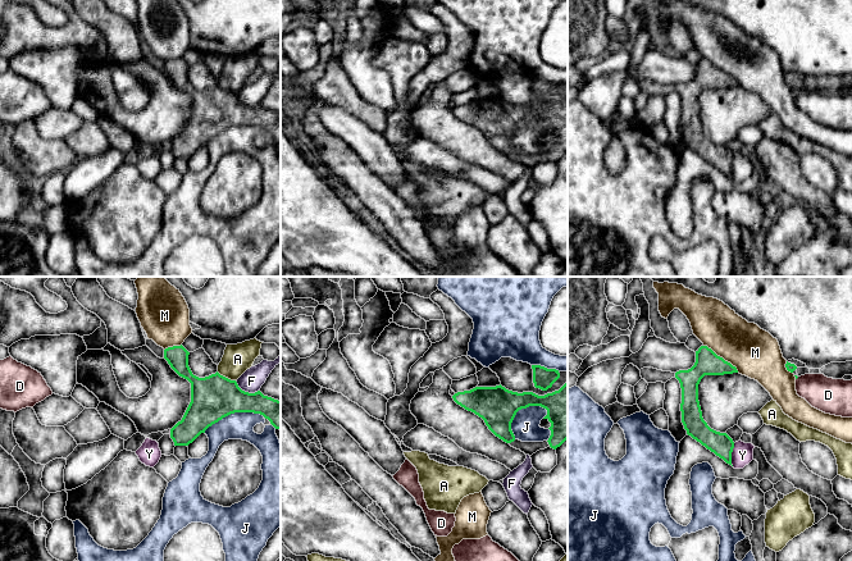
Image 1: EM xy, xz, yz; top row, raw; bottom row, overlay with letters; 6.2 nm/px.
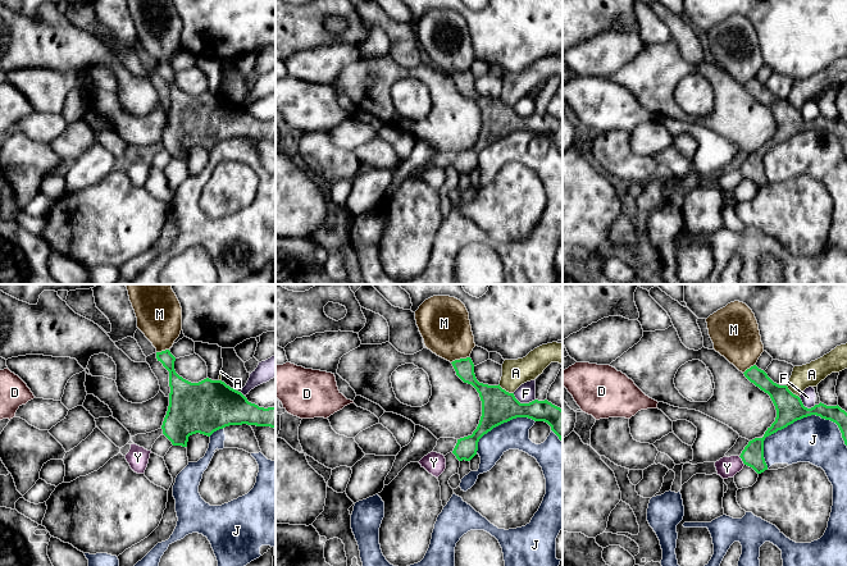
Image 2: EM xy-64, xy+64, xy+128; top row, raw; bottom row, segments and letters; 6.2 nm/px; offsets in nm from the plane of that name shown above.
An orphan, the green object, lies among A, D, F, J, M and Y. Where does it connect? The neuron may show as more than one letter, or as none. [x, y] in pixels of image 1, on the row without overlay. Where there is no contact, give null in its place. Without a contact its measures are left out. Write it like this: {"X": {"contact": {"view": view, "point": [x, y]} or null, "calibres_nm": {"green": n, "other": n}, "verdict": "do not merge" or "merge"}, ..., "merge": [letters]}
{"A": {"contact": {"view": "xy", "point": [224, 90]}, "calibres_nm": {"green": 280, "other": 180}, "verdict": "do not merge"}, "D": {"contact": null, "verdict": "do not merge"}, "F": {"contact": {"view": "xy", "point": [246, 105]}, "calibres_nm": {"green": 280, "other": 140}, "verdict": "do not merge"}, "J": {"contact": {"view": "xz", "point": [519, 122]}, "calibres_nm": {"green": 240, "other": 180}, "verdict": "do not merge"}, "M": {"contact": {"view": "yz", "point": [721, 71]}, "calibres_nm": {"green": 160, "other": 300}, "verdict": "do not merge"}, "Y": {"contact": {"view": "yz", "point": [730, 168]}, "calibres_nm": {"green": 150, "other": 140}, "verdict": "do not merge"}, "merge": []}

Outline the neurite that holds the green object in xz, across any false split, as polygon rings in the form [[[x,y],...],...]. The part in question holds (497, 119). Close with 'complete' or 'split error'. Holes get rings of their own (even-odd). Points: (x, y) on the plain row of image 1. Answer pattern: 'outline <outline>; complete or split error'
outline [[[568,95],[559,102],[545,109],[533,105],[512,105],[505,100],[475,100],[457,105],[454,114],[468,124],[482,131],[488,142],[511,160],[532,169],[539,163],[556,163],[568,152]],[[529,119],[541,119],[547,123],[551,149],[543,155],[521,155],[515,151],[511,136],[516,126]]]; split error

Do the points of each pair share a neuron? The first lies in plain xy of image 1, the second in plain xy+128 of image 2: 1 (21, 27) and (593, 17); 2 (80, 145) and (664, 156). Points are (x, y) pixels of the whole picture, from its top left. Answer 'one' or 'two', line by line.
1: one
2: one

